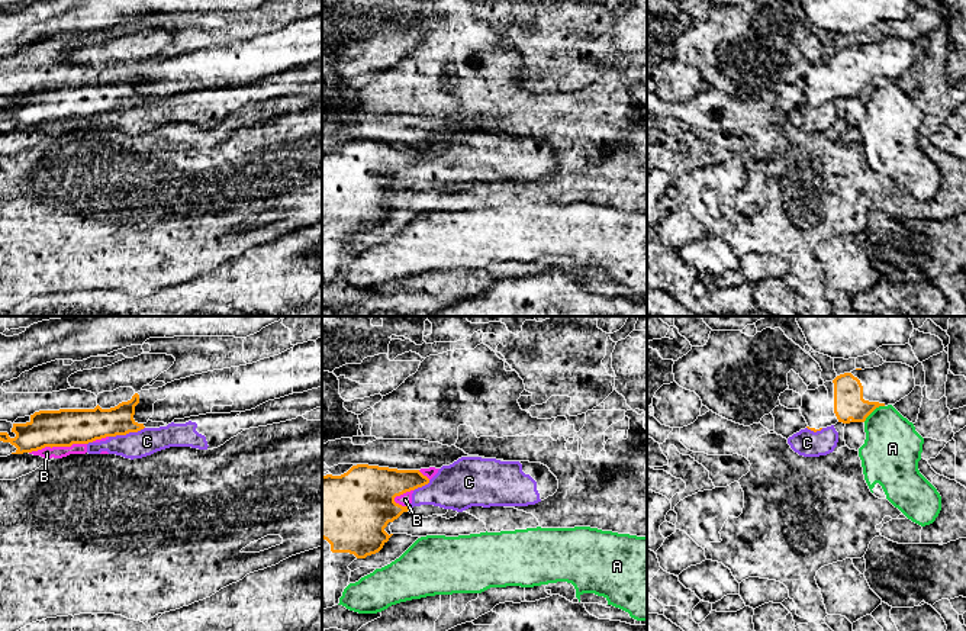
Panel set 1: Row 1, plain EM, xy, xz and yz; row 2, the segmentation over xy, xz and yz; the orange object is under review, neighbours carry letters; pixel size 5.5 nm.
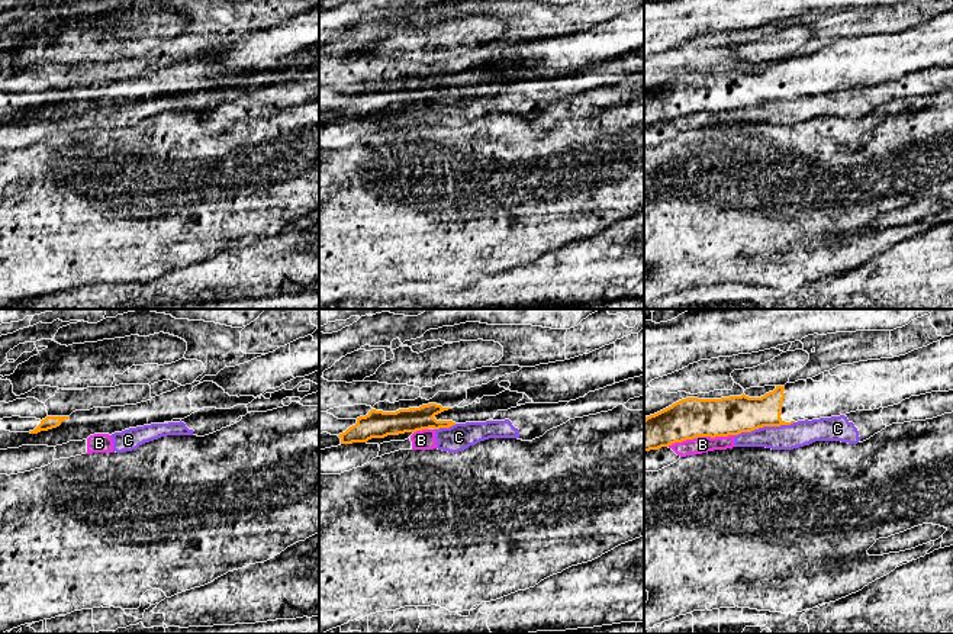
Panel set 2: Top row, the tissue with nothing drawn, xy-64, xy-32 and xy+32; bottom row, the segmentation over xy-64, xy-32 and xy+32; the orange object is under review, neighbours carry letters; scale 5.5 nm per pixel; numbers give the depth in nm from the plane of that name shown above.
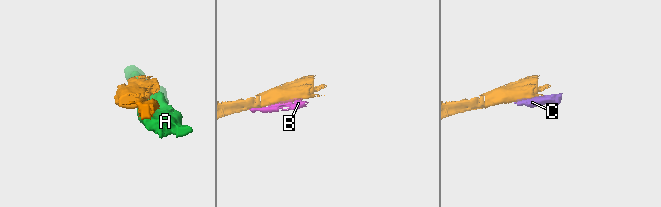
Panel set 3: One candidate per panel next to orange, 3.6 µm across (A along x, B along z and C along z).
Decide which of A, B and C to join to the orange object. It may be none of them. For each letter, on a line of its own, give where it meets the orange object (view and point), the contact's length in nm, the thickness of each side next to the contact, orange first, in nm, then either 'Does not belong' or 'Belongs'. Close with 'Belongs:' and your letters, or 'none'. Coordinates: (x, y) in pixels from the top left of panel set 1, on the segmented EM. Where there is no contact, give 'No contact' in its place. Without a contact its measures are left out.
A: Touches orange at yz (873, 409). Shared border 150 nm. Thickness 170 nm (orange) against 320 nm. Does not belong
B: Touches orange at xy (57, 446). Shared border 320 nm. Thickness 200 nm (orange) against 70 nm. Does not belong
C: Touches orange at xy (126, 432). Shared border 200 nm. Thickness 190 nm (orange) against 150 nm. Does not belong
Belongs: none

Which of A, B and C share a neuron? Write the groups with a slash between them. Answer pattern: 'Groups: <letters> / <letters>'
Groups: A / B C

